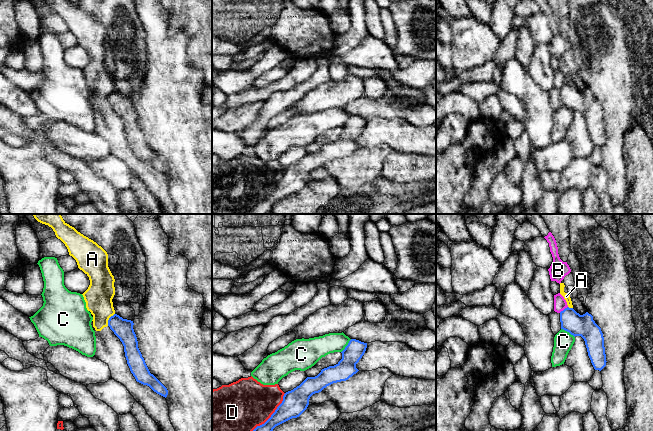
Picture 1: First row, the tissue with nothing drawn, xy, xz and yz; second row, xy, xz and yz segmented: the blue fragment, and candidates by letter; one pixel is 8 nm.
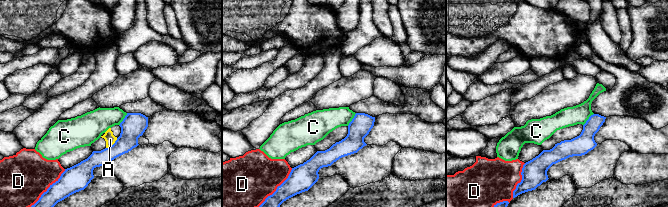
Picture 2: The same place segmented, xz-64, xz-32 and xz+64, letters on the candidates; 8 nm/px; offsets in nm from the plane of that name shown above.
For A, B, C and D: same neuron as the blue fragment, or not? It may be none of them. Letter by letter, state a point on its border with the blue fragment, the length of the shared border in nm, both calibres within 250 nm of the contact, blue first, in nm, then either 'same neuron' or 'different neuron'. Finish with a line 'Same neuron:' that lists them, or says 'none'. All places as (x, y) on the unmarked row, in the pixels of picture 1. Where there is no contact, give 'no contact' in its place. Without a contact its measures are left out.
A: meets blue in xy at (109, 95); contact 120 nm long; 160 nm thick on the blue side, 220 nm on the other; different neuron
B: meets blue in yz at (564, 85); contact 90 nm long; 180 nm thick on the blue side, 100 nm on the other; different neuron
C: meets blue in yz at (568, 107); contact 130 nm long; 180 nm thick on the blue side, 160 nm on the other; different neuron
D: meets blue in xz at (269, 194); contact 500 nm long; 200 nm thick on the blue side, 400 nm on the other; different neuron
Same neuron: none

